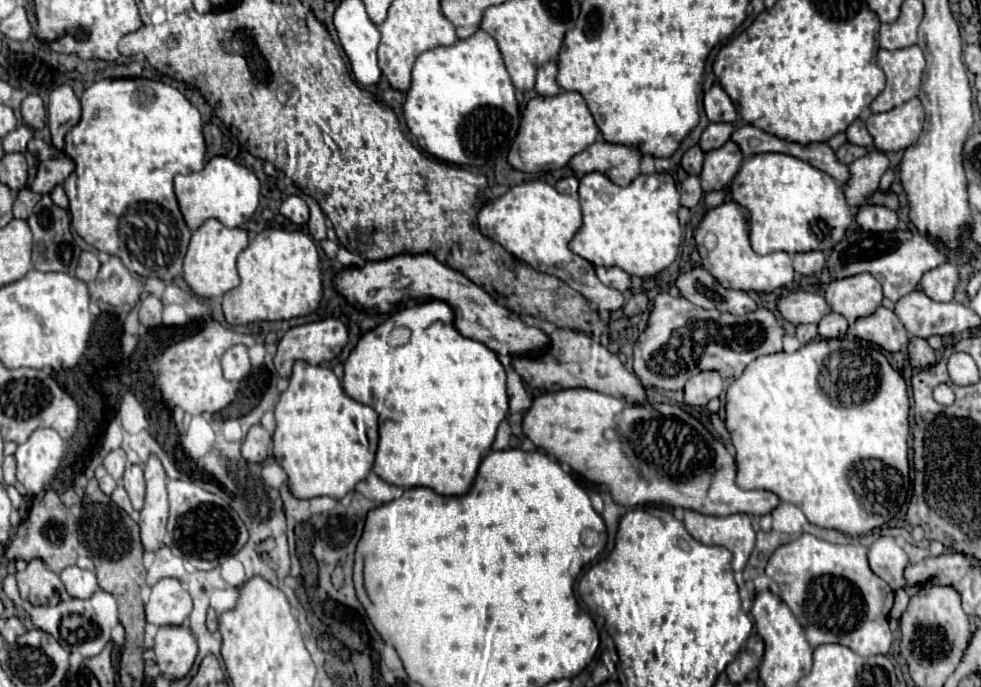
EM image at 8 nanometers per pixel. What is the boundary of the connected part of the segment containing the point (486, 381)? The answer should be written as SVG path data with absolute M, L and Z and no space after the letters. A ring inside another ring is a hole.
M427 301L427 303L419 303L419 305L415 305L415 307L409 307L409 309L401 309L401 311L397 311L395 315L391 315L383 325L379 325L379 327L375 327L373 331L365 333L365 335L359 339L357 347L351 351L351 355L349 355L347 361L345 361L343 391L345 391L351 399L355 399L355 401L359 401L359 403L363 403L363 405L373 407L373 409L377 411L377 415L379 415L379 447L377 447L373 471L375 471L383 481L393 483L393 485L397 485L397 487L429 487L429 489L433 489L435 493L447 495L447 497L465 495L465 493L471 489L471 485L473 485L473 481L475 481L475 475L477 475L477 467L479 467L483 455L491 449L491 445L493 445L493 441L495 441L497 427L499 427L499 423L507 417L507 411L509 411L507 391L505 391L505 369L503 369L503 365L499 363L495 351L487 349L487 347L485 347L483 343L479 343L479 341L473 341L473 339L463 337L463 335L455 329L455 325L453 325L453 311L451 311L451 307L449 307L447 303L443 303L443 301ZM397 325L405 325L405 327L409 327L409 329L413 331L411 341L409 341L407 345L403 345L403 347L391 347L391 345L387 345L387 335L389 335L391 329L397 327Z

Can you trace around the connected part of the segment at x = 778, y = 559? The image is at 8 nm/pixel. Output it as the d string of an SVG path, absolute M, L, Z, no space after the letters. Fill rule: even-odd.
M803 533L799 539L781 545L769 559L767 577L771 579L769 589L777 593L793 611L801 627L805 629L807 641L811 647L823 643L839 643L855 651L857 655L869 657L879 653L889 653L893 643L893 633L889 629L889 611L893 607L893 589L877 577L867 563L867 547L863 545L835 545L829 541L821 541L813 535Z

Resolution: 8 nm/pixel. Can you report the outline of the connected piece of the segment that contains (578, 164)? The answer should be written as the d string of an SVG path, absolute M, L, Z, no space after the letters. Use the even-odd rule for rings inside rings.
M599 139L585 151L577 153L569 161L569 167L571 171L581 175L599 171L607 175L613 183L623 187L623 185L629 185L639 175L639 161L641 161L641 155L637 149L627 145L613 145Z

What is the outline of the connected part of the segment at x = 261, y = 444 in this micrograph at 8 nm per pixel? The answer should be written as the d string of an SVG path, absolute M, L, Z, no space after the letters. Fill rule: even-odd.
M259 423L259 425L253 425L241 445L241 455L247 459L247 461L253 461L253 463L261 463L267 459L269 455L269 447L271 447L271 433Z

